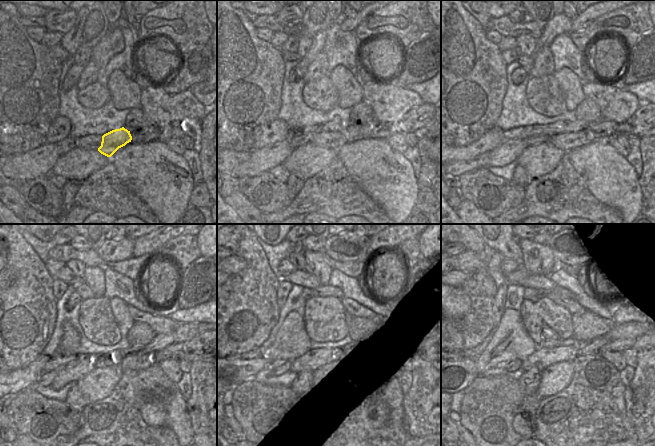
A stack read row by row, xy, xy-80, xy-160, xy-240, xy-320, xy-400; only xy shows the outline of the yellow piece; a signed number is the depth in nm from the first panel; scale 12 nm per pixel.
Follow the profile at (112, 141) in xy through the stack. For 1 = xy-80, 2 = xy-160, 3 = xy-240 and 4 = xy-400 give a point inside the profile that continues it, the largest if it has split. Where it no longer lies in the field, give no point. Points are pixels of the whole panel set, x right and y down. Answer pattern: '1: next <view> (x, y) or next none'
1: next xy-80 (354, 132)
2: next xy-160 (602, 129)
3: next xy-240 (168, 352)
4: next xy-400 (643, 342)

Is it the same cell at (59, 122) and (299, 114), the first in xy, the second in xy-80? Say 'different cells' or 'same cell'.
different cells

